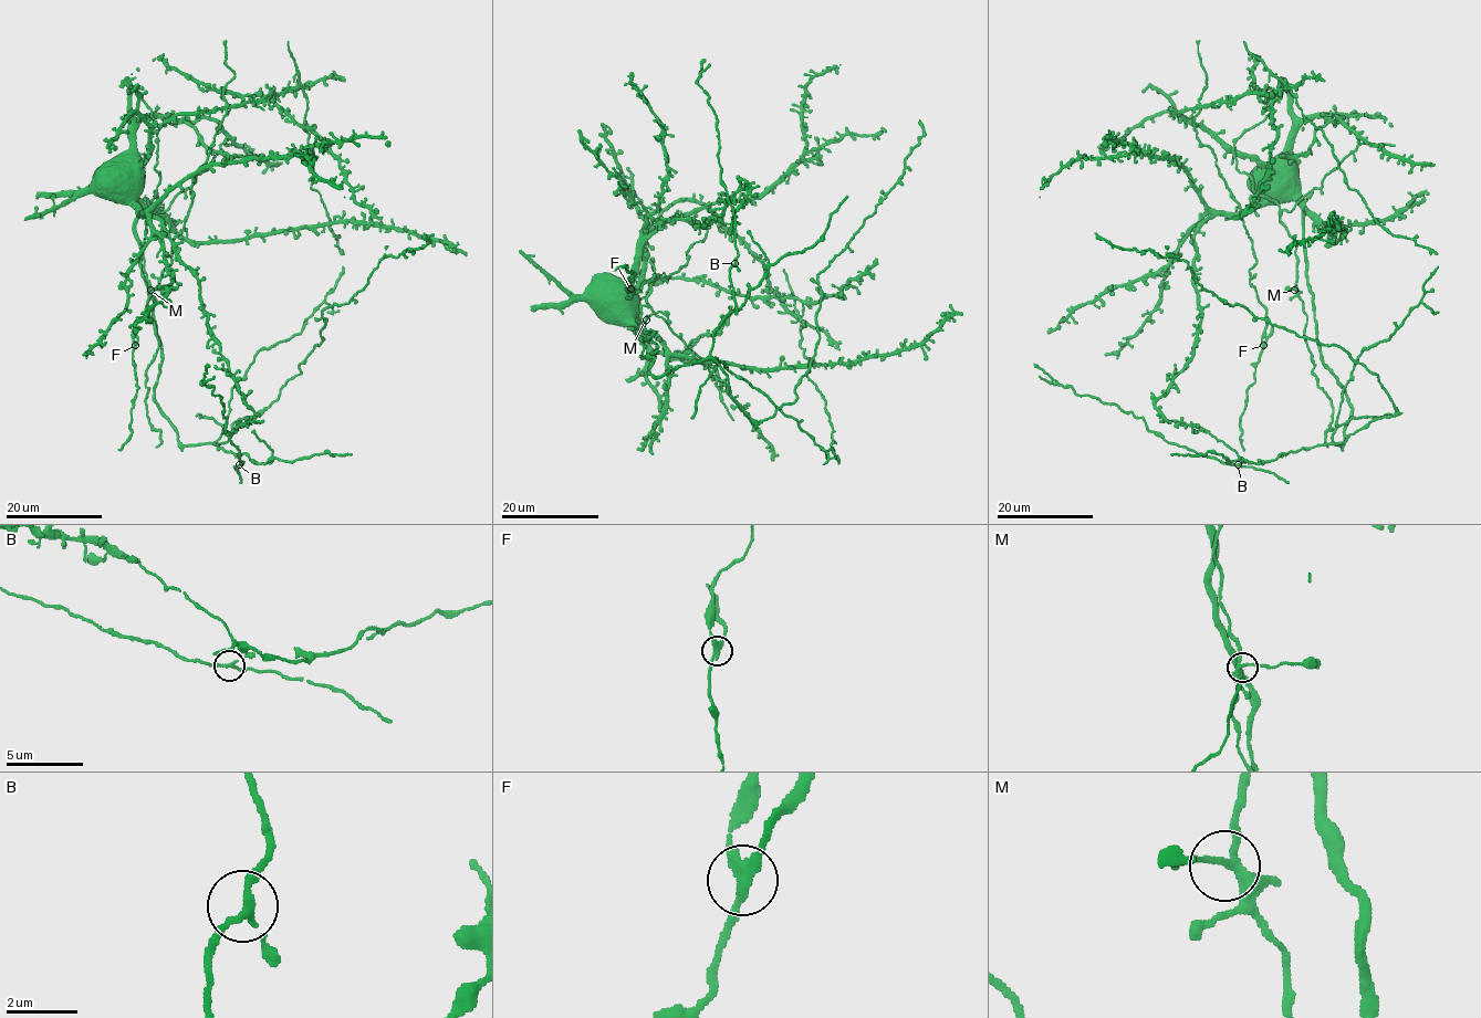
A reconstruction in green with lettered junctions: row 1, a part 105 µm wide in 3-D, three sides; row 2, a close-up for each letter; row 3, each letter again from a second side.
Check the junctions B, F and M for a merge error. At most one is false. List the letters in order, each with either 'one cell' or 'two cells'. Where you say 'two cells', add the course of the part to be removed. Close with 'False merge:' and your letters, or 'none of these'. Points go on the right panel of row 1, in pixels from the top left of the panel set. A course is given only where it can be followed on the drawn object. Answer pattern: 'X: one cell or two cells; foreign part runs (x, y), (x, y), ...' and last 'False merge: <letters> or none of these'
B: one cell
F: two cells; foreign part runs (1263, 345), (1272, 325)
M: one cell
False merge: F

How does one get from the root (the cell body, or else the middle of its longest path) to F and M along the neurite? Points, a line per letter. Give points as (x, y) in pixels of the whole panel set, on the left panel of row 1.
F: (110, 177), (141, 165), (155, 126), (177, 114), (229, 109), (194, 178), (171, 263), (134, 326), (135, 345)
M: (110, 177), (129, 148), (134, 87), (159, 126), (154, 169), (160, 184), (142, 250), (150, 290)

